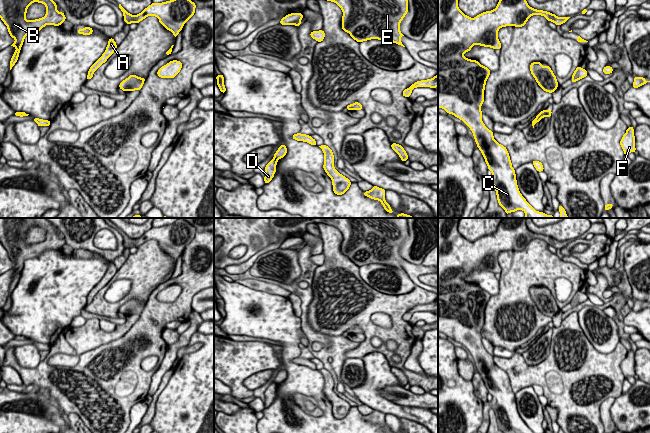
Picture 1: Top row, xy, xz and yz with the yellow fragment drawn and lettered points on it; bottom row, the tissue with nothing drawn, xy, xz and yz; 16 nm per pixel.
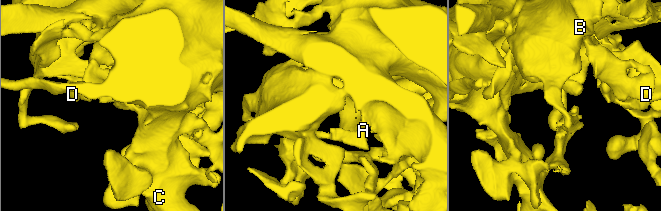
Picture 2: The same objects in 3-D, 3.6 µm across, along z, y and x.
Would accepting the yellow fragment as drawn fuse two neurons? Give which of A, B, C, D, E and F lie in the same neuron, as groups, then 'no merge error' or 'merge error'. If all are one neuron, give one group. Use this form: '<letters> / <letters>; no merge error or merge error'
A B C D E F; no merge error

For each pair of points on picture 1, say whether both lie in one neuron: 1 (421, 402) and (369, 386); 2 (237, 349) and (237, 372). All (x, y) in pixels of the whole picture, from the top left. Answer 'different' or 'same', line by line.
1: different
2: same

